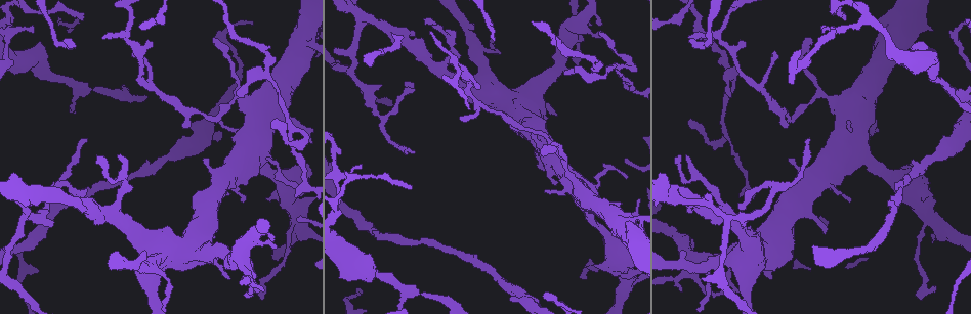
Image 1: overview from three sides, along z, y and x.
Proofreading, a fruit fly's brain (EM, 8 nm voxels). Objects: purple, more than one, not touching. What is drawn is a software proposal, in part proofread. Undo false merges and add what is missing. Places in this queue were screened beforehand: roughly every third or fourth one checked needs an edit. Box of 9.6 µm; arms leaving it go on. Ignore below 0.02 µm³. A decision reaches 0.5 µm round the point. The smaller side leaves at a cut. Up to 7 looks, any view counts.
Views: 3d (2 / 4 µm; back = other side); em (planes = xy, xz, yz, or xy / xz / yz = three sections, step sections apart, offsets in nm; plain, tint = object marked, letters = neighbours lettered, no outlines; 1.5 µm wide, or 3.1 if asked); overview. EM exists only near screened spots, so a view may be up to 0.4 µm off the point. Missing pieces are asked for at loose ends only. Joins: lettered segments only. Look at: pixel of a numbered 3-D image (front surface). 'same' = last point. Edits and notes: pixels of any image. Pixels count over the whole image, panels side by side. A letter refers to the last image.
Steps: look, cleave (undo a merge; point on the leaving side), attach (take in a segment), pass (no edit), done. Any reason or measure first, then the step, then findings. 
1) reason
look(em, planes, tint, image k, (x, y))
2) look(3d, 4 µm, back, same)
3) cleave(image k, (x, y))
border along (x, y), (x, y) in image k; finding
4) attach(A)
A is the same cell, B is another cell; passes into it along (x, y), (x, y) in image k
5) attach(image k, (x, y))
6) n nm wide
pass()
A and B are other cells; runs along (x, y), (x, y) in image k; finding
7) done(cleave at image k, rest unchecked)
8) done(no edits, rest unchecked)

three-way junction
look(em, xz, step 8, tint, image 1, (724, 217))

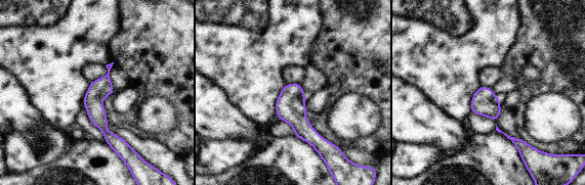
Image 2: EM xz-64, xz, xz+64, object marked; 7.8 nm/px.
cut it another way
look(em, planes, letters, same)

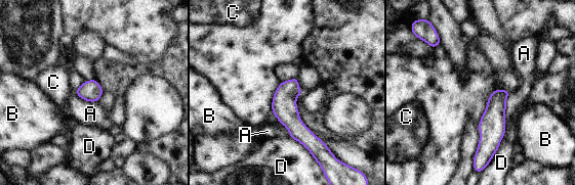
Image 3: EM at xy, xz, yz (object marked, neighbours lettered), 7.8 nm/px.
pass()
A, B, C and D are other cells; border along (504, 88), (490, 94), (478, 125) in image 3; all the same cell

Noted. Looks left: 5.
three arms meet
look(em, planes, letters, image 1, (383, 118))

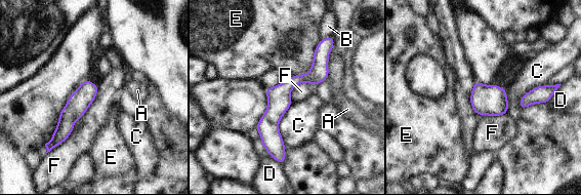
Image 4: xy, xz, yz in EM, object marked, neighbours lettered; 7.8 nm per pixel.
pass()
A, B, C, D, E and F are other cells; border along (98, 85), (96, 96), (80, 117) in image 4; one cell here

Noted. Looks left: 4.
an open end
look(3d, 2 µm, image 1, (181, 123))

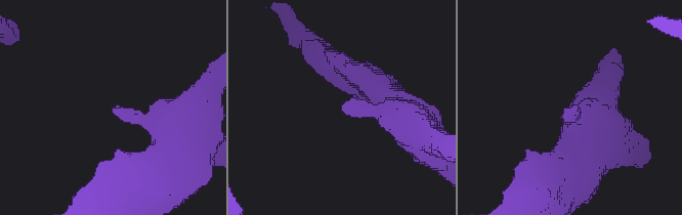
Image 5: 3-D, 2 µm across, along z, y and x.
shape alone is not enough
look(em, yz, step 8, tint, image 5, (575, 107))

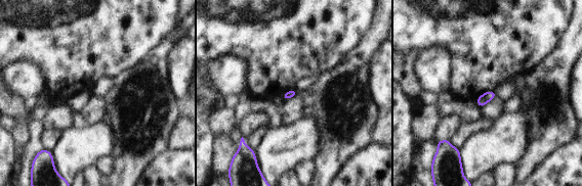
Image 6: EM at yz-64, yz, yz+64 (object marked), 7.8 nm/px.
another direction
look(em, planes, letters, same)

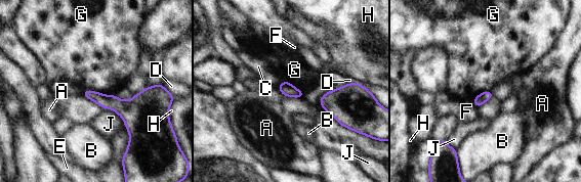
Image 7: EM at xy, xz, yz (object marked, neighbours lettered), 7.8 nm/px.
pass()
A, B, C, D, E, F, G, H and J are other cells; border along (83, 90), (113, 94) in image 7; no lettered segment goes on from it

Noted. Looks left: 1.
done(no edits, rest unchecked)

